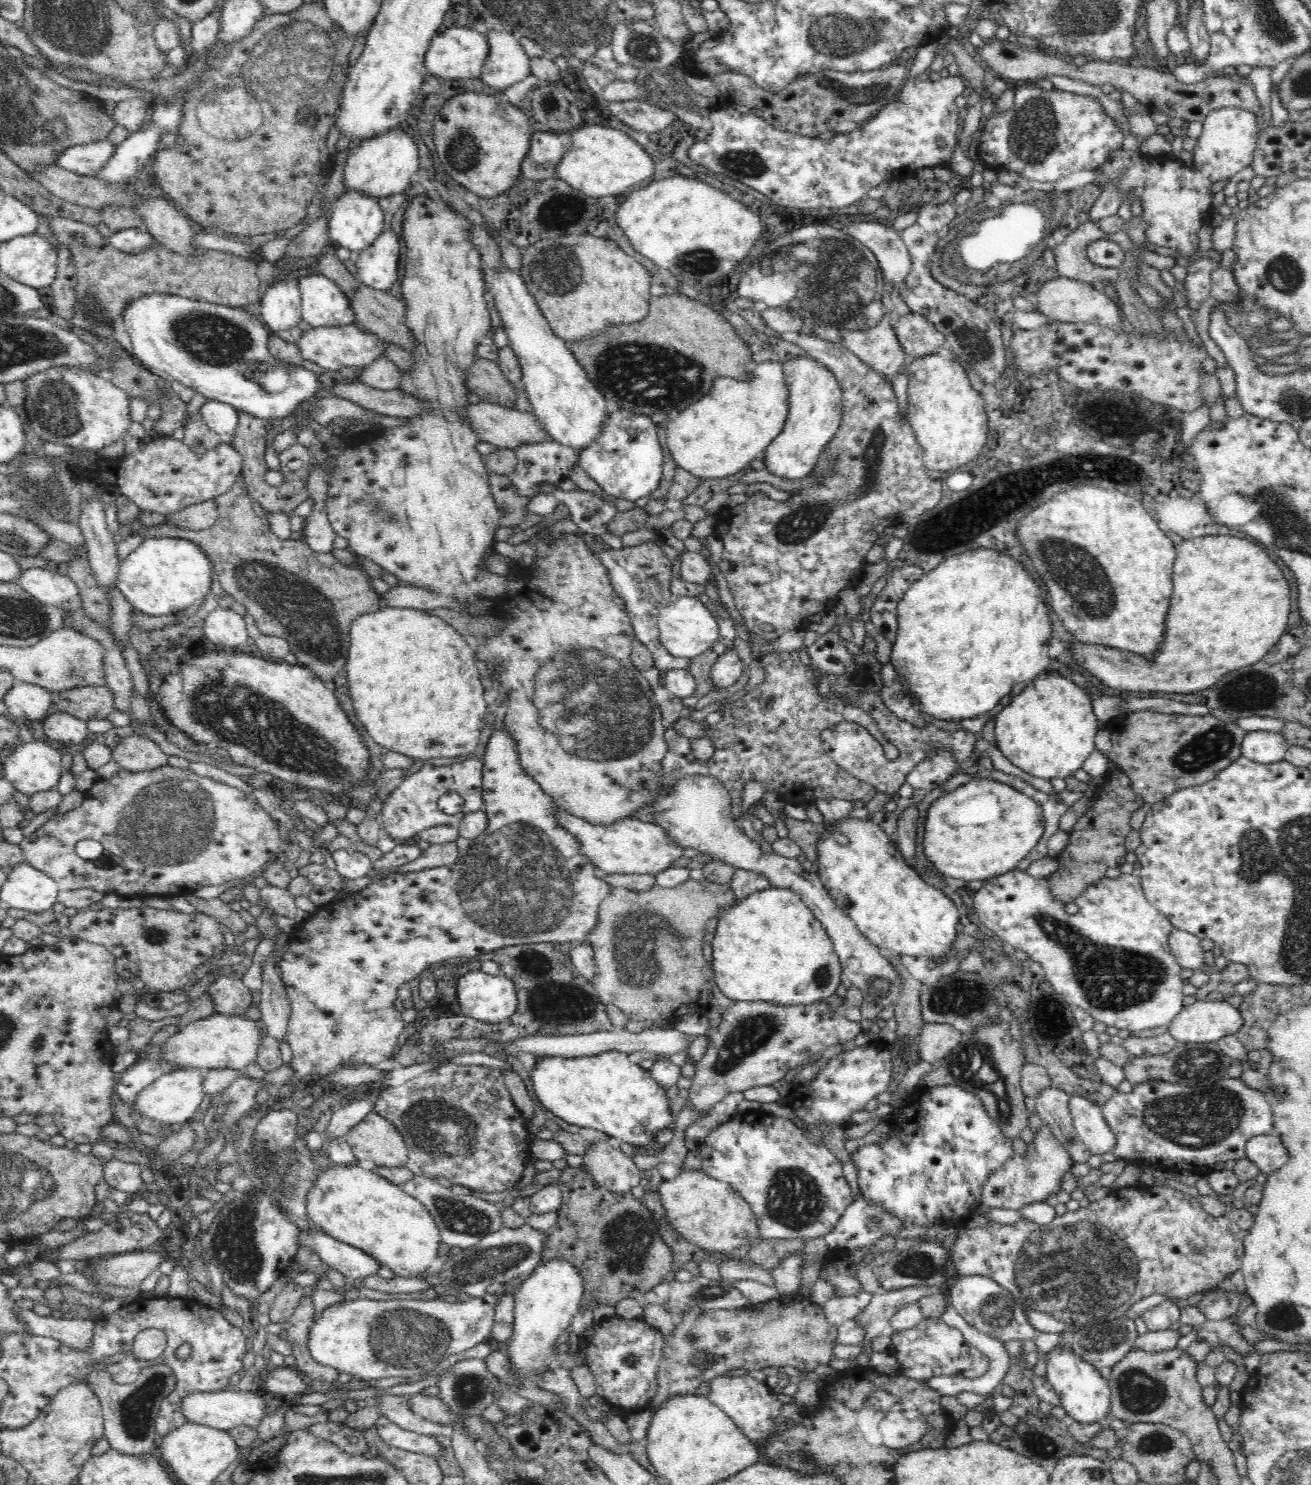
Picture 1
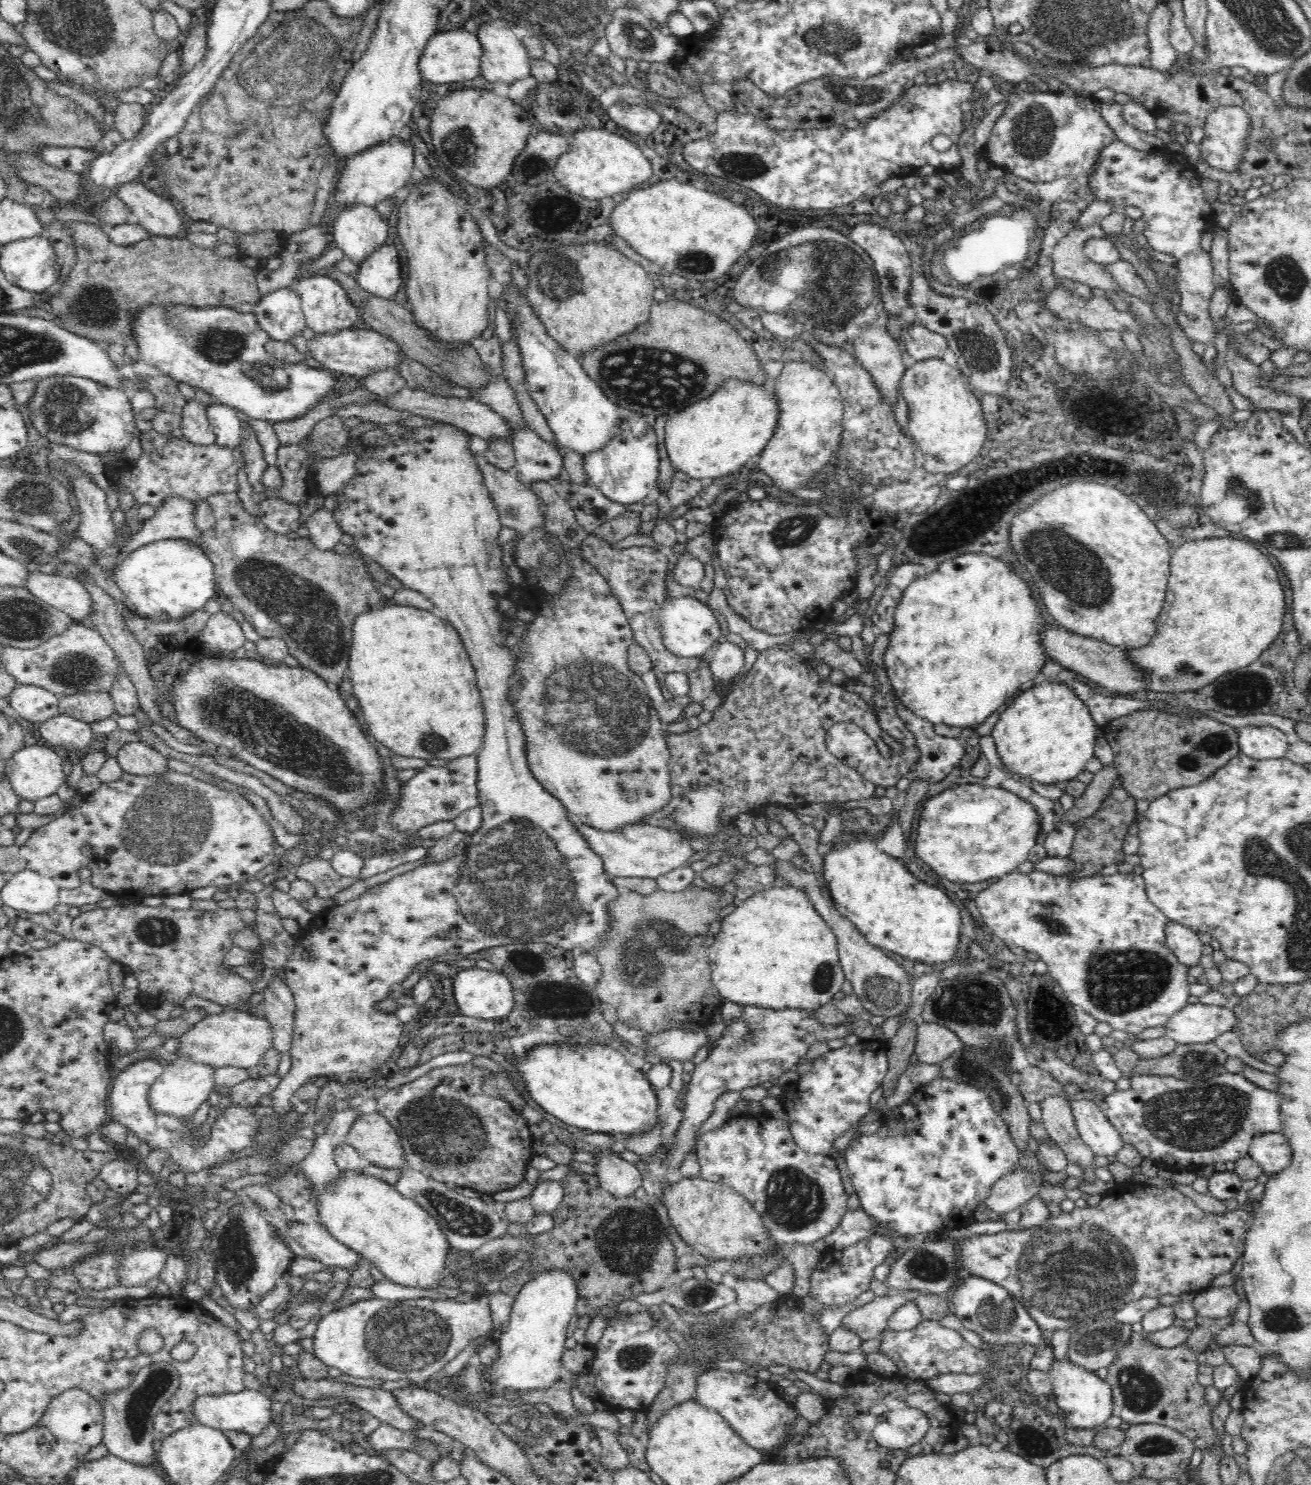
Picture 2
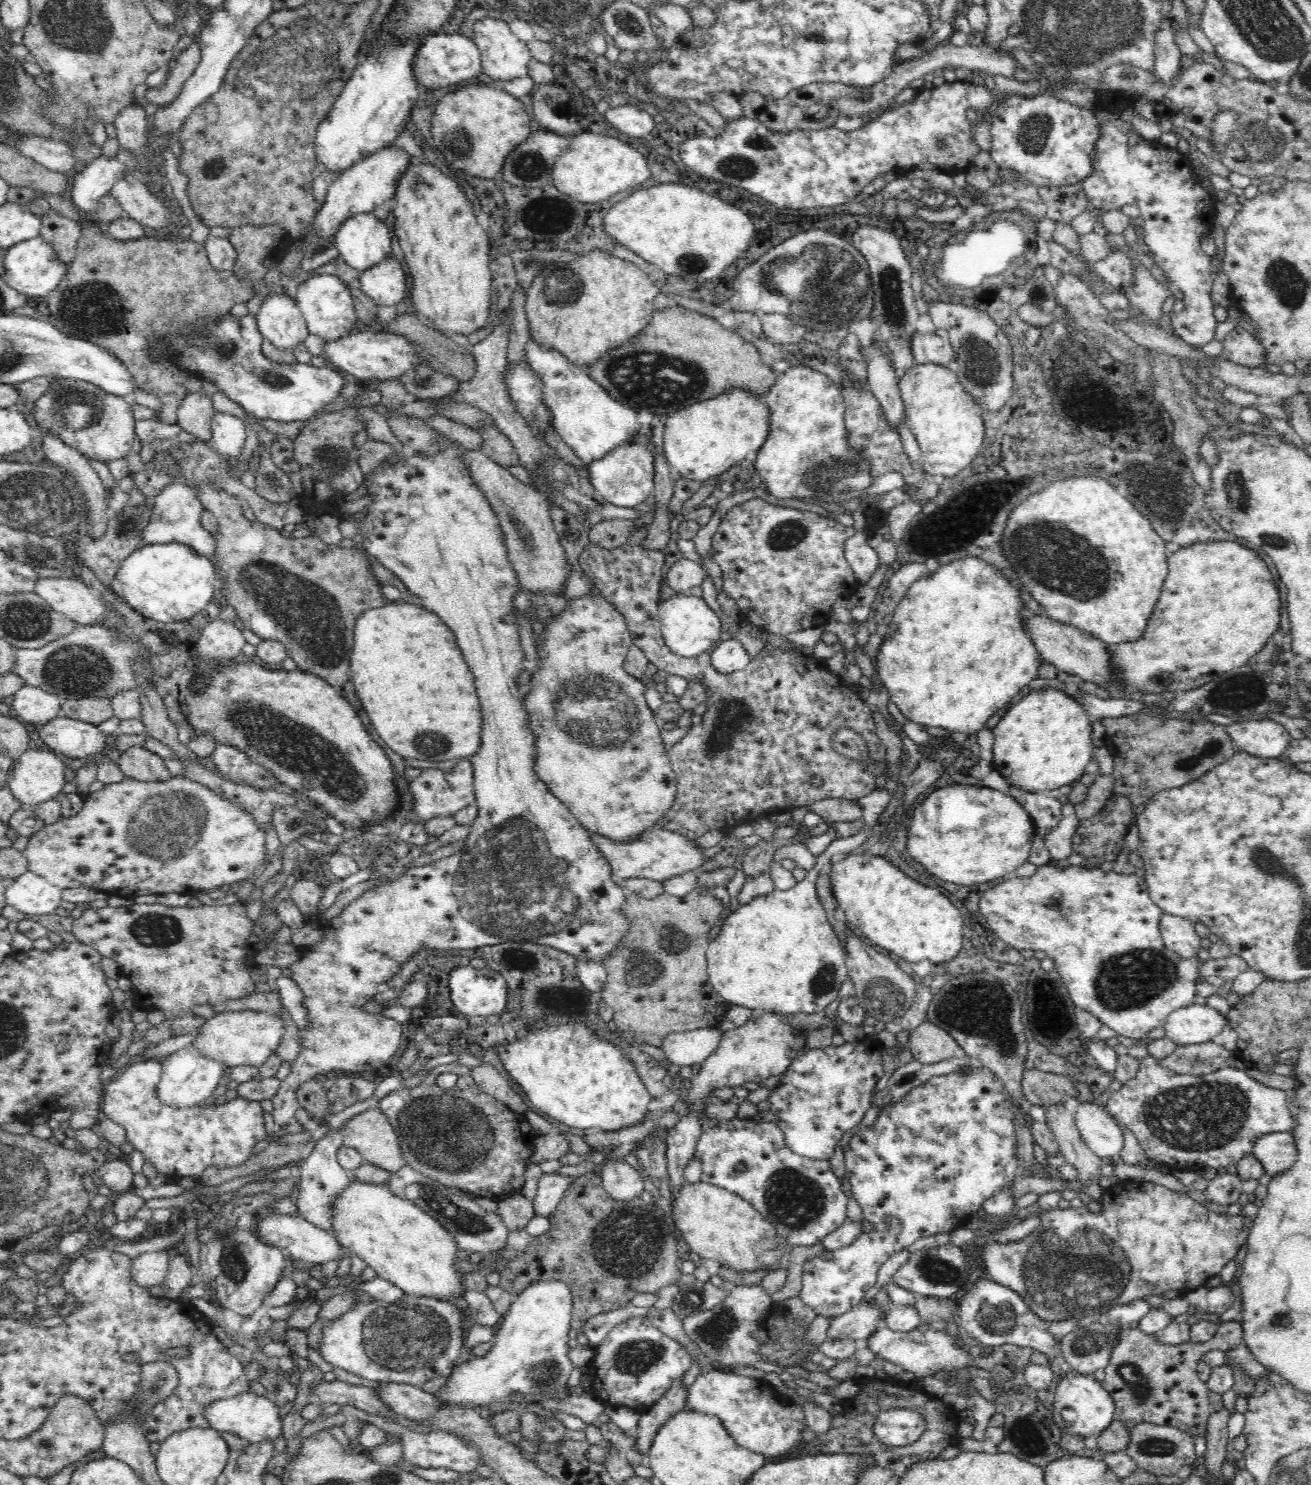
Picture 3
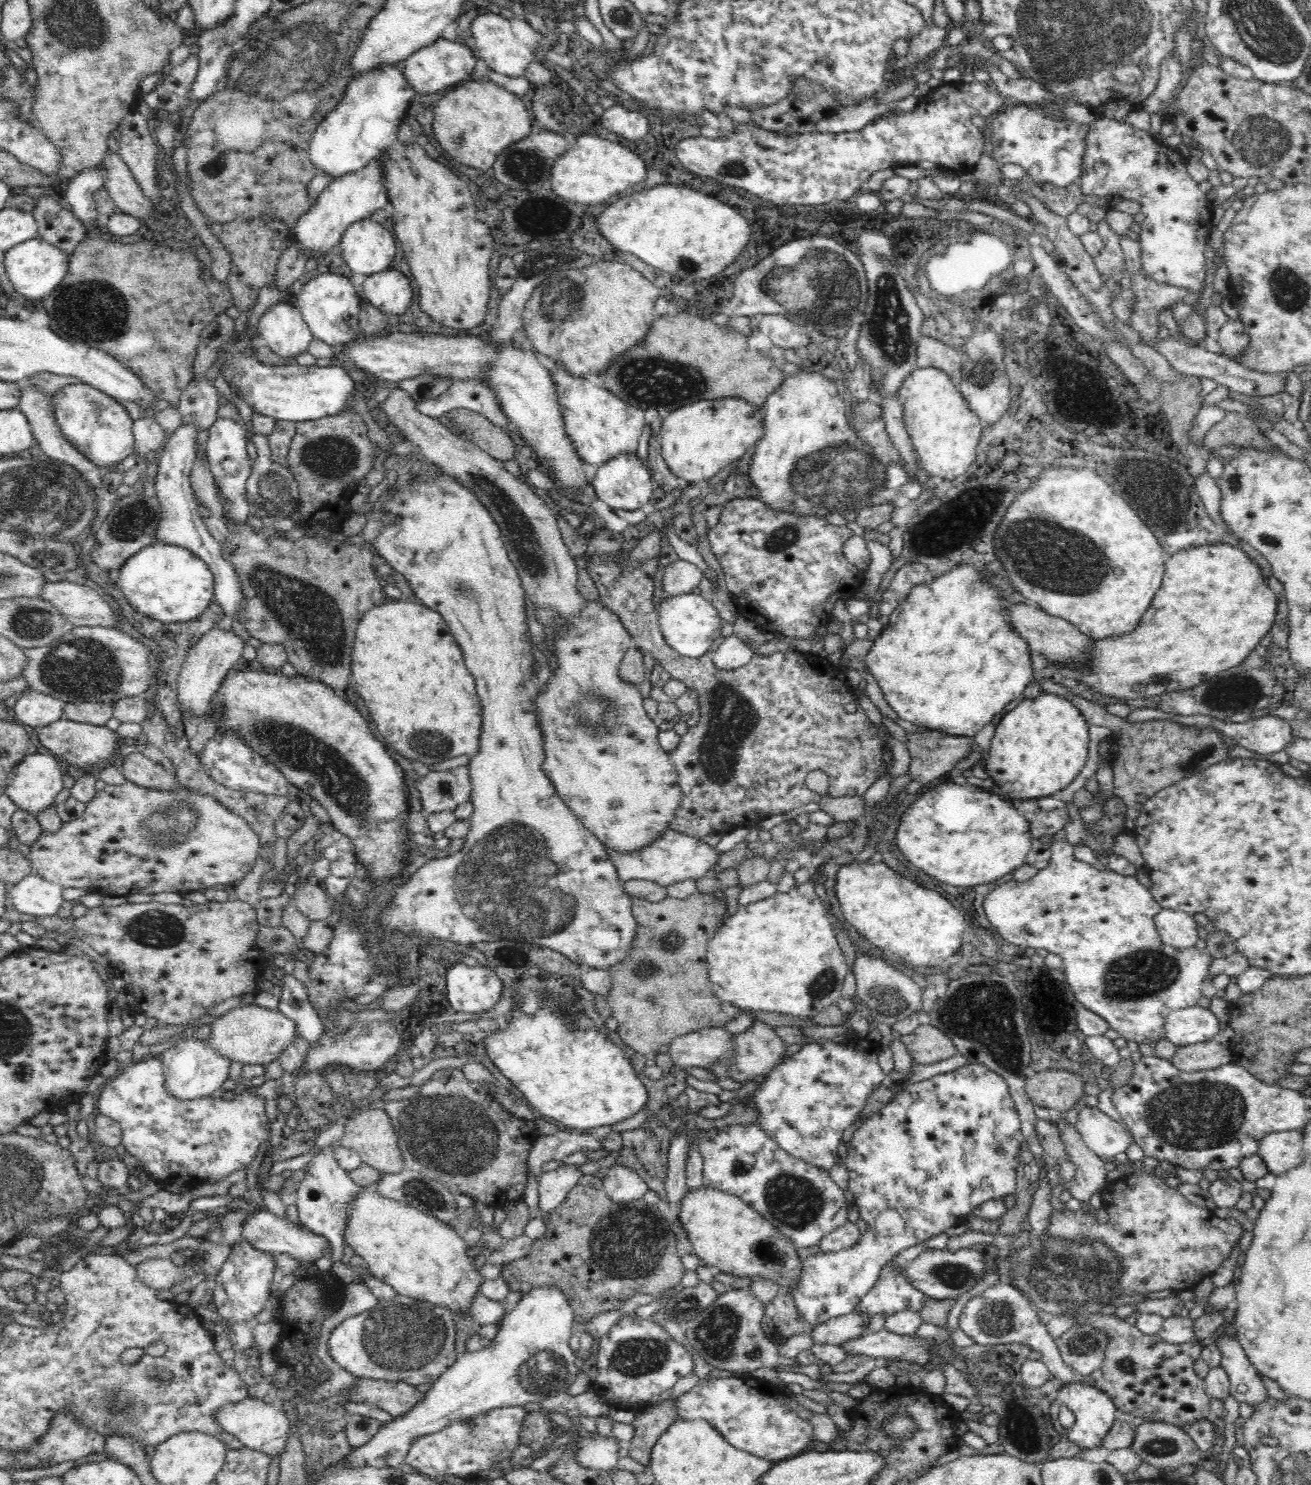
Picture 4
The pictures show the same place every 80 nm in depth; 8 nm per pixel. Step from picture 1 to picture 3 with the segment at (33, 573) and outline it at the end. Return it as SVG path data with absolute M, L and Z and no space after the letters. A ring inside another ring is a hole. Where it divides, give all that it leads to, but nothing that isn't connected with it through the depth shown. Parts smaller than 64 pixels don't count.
M38 578L34 592L77 626L98 624L98 621L106 617L106 607L100 594L93 592L80 578Z

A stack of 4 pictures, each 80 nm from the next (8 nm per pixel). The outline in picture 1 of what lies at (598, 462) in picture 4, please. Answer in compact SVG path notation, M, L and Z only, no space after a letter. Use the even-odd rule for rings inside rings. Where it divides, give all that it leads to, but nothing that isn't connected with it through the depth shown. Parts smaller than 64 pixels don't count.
M506 266L483 268L486 290L494 297L494 305L508 333L508 346L512 348L522 371L521 384L549 436L556 442L576 451L592 444L608 418L606 397L594 385L586 369L578 362L566 343L552 331L535 298L530 294L520 273Z

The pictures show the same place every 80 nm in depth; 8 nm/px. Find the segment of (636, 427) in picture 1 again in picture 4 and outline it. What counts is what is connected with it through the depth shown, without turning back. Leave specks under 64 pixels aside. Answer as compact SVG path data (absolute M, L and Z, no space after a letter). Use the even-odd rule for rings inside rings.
M620 454L616 458L610 458L598 468L596 477L592 482L596 490L597 498L609 505L613 511L634 511L642 509L642 506L650 501L654 491L649 468L644 465L642 459L635 454Z

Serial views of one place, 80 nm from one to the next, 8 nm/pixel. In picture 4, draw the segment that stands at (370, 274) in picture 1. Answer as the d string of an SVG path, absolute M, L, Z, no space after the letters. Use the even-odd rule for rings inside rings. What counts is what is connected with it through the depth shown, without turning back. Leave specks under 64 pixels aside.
M398 267L367 276L362 295L383 314L402 316L412 304L412 288Z

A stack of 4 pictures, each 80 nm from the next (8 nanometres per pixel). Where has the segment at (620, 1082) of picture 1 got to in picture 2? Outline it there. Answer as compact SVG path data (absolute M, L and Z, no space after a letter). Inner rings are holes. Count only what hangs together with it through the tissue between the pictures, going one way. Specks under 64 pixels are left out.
M562 1037L557 1038L555 1043L552 1042L544 1042L541 1045L536 1044L533 1047L530 1047L525 1052L526 1059L520 1059L516 1057L517 1063L515 1064L516 1070L520 1073L520 1076L524 1078L524 1082L526 1083L526 1088L528 1089L528 1094L532 1097L532 1100L540 1105L548 1114L555 1116L558 1120L562 1120L566 1124L570 1126L576 1126L579 1129L588 1129L593 1132L604 1132L608 1134L624 1133L626 1136L631 1137L637 1134L642 1134L644 1132L650 1131L658 1122L658 1117L656 1117L656 1110L658 1110L658 1100L656 1097L656 1089L650 1085L650 1081L646 1078L646 1075L642 1073L640 1067L637 1063L633 1062L624 1052L620 1052L616 1050L614 1047L610 1045L604 1045L602 1042L594 1043L590 1038L589 1045L580 1045L580 1043L576 1043L575 1045L568 1045L566 1043L566 1038L575 1038L575 1039L586 1039L582 1037Z

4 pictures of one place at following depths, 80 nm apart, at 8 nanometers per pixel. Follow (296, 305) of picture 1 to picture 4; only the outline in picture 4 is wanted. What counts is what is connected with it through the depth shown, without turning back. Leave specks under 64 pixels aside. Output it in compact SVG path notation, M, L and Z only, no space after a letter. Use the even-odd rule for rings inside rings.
M285 299L262 315L258 327L262 341L280 358L285 358L286 365L292 364L298 354L306 352L314 338L300 309Z

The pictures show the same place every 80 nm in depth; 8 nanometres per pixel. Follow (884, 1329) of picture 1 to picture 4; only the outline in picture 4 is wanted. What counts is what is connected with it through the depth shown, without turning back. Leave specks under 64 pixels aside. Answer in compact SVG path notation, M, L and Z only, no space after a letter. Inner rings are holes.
M854 1311L838 1318L826 1320L822 1324L813 1325L809 1327L813 1344L842 1344L847 1340L855 1339L864 1331L868 1332L869 1319L870 1316Z

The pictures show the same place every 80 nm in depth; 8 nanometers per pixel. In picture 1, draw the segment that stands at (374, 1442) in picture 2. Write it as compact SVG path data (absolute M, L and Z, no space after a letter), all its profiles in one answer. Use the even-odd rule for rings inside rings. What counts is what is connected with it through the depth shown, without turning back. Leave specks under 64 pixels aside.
M380 1416L377 1420L377 1428L380 1439L392 1447L426 1454L434 1458L442 1454L442 1447L434 1437L402 1429L386 1416Z

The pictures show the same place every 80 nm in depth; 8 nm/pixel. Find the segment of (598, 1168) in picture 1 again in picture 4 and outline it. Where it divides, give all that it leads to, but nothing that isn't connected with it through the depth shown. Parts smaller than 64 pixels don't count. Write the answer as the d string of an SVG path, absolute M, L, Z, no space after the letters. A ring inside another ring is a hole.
M614 1164L603 1178L602 1189L614 1202L642 1200L649 1186L631 1168Z

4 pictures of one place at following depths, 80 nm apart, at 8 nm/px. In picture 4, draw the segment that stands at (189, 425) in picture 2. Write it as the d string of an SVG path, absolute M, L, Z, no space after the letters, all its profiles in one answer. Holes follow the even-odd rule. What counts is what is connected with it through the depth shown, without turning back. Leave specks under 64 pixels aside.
M206 375L192 379L179 398L182 423L194 423L198 432L208 430L216 422L218 409L218 390Z

